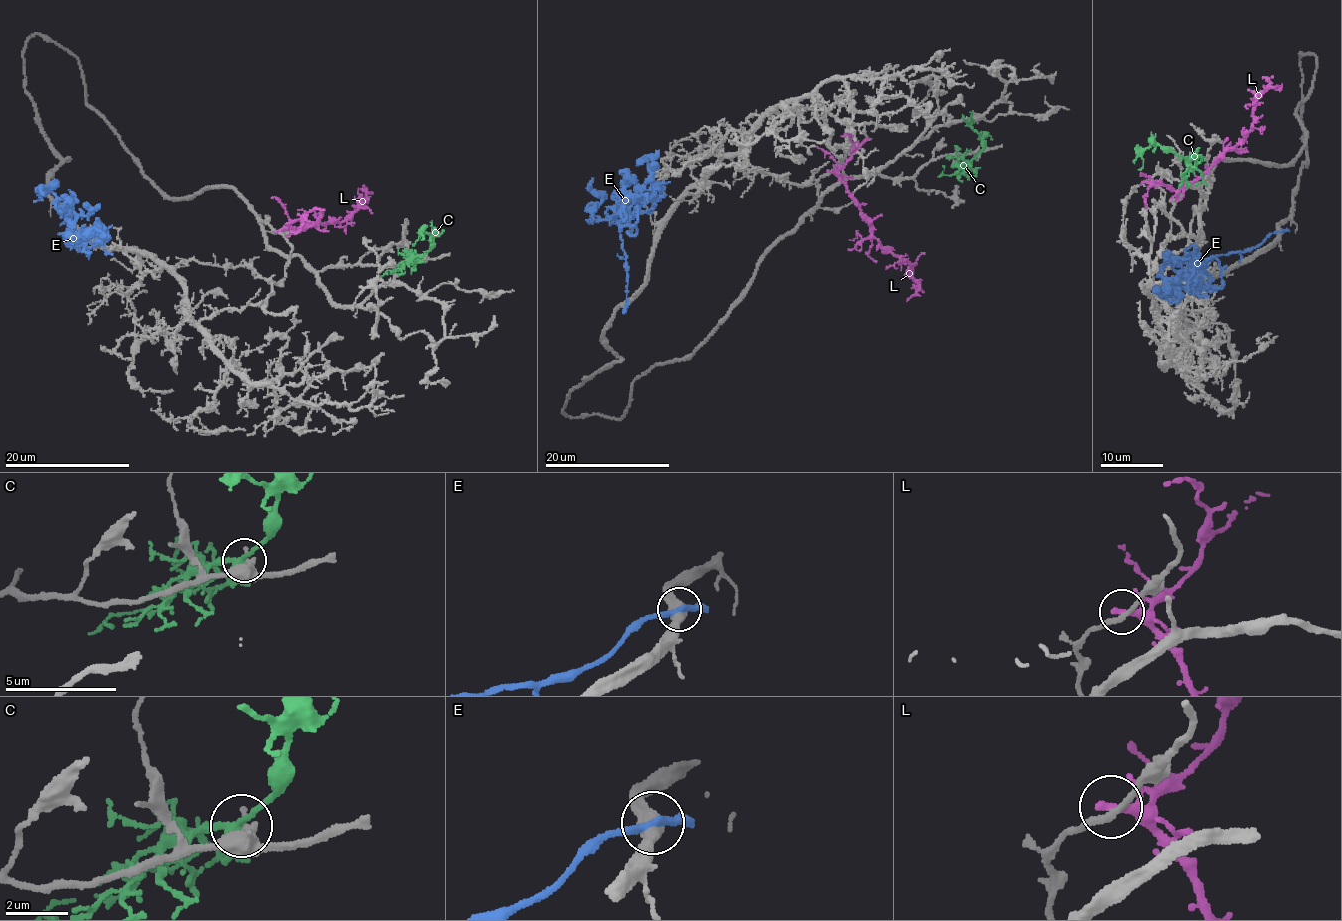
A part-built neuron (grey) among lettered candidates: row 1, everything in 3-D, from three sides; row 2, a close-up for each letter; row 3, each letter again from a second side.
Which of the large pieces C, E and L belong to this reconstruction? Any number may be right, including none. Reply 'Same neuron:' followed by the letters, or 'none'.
Same neuron: C

